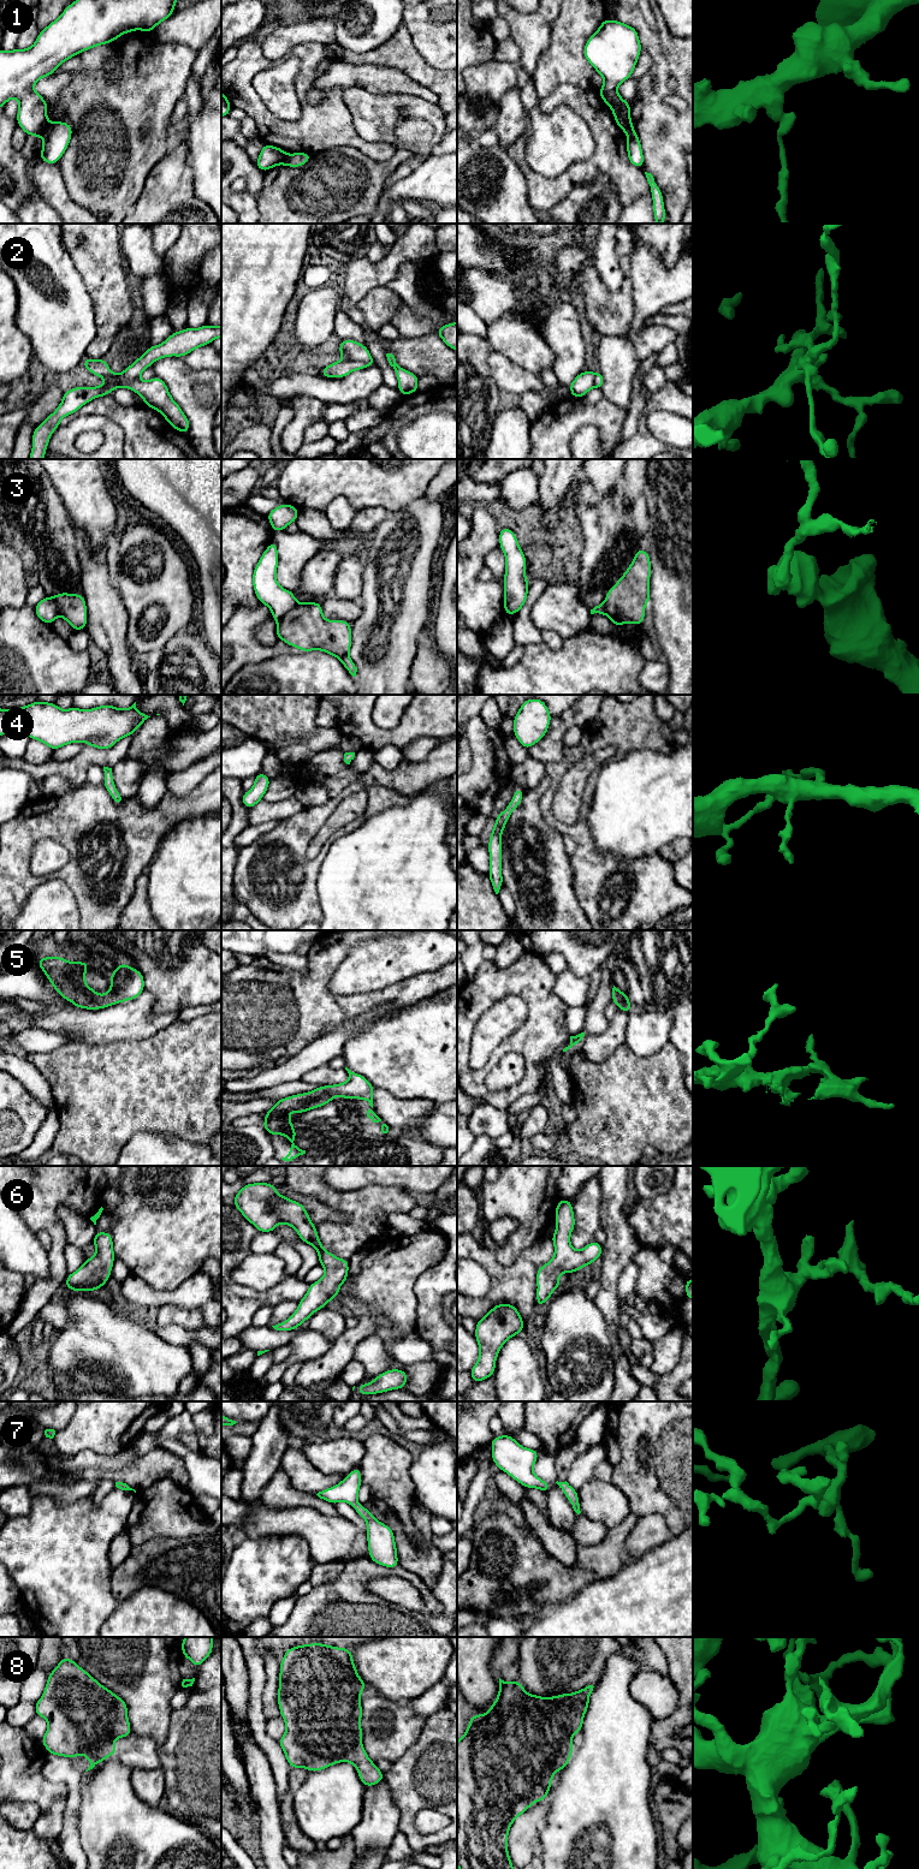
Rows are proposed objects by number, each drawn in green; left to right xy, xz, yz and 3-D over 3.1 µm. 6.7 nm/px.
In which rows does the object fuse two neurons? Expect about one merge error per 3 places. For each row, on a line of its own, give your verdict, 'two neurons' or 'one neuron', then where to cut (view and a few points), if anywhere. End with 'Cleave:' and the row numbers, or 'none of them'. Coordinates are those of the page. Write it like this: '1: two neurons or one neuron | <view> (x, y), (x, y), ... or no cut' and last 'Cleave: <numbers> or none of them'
1: two neurons | xy (51, 123), (42, 136)
2: two neurons | xz (343, 358), (367, 363), (373, 361)
3: two neurons | xz (298, 603), (289, 609), (277, 623)
4: one neuron | no cut
5: one neuron | no cut
6: one neuron | no cut
7: one neuron | no cut
8: one neuron | no cut
Cleave: 1, 2, 3

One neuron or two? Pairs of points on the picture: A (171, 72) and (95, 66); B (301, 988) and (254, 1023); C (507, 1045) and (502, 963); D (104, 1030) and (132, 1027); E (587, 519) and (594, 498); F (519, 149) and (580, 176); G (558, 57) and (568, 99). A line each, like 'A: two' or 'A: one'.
A: one
B: one
C: two
D: one
E: two
F: one
G: two

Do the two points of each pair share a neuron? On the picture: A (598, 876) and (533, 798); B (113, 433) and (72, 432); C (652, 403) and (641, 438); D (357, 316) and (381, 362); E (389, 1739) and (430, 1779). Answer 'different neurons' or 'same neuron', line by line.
A: different neurons
B: same neuron
C: same neuron
D: same neuron
E: different neurons

